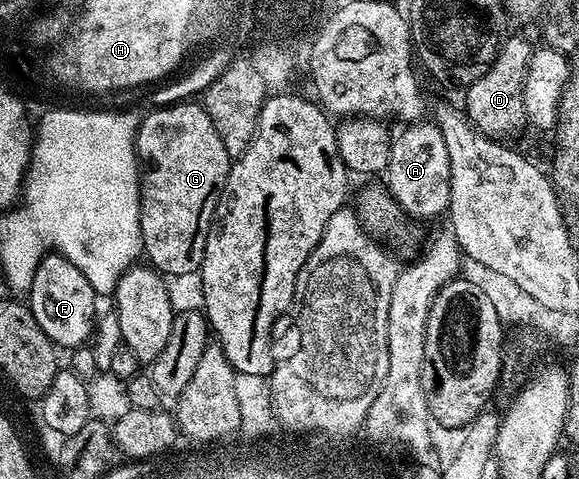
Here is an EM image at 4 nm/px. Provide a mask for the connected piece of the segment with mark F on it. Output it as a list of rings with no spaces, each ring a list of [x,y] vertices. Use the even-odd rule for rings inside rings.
[[[46,254],[41,259],[35,272],[33,285],[27,293],[27,303],[31,314],[35,314],[35,322],[39,322],[39,326],[43,326],[43,334],[47,334],[47,338],[61,350],[80,348],[94,335],[95,321],[99,316],[97,300],[99,300],[99,293],[93,289],[91,282],[87,282],[83,270],[79,270],[79,266],[75,266],[68,258],[60,254]]]

